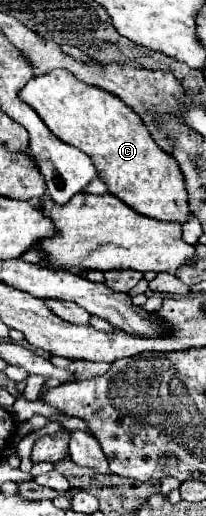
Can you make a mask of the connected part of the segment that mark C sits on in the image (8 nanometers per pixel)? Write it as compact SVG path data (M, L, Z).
M53 70L33 76L19 92L19 98L37 110L39 118L55 136L91 156L99 176L107 182L109 192L119 196L119 200L139 214L157 220L187 220L187 190L183 182L185 178L177 168L177 160L159 148L153 136L149 136L143 120L129 110L129 106L121 104L117 96L101 88L93 88L91 84L81 84L81 80L65 70Z

